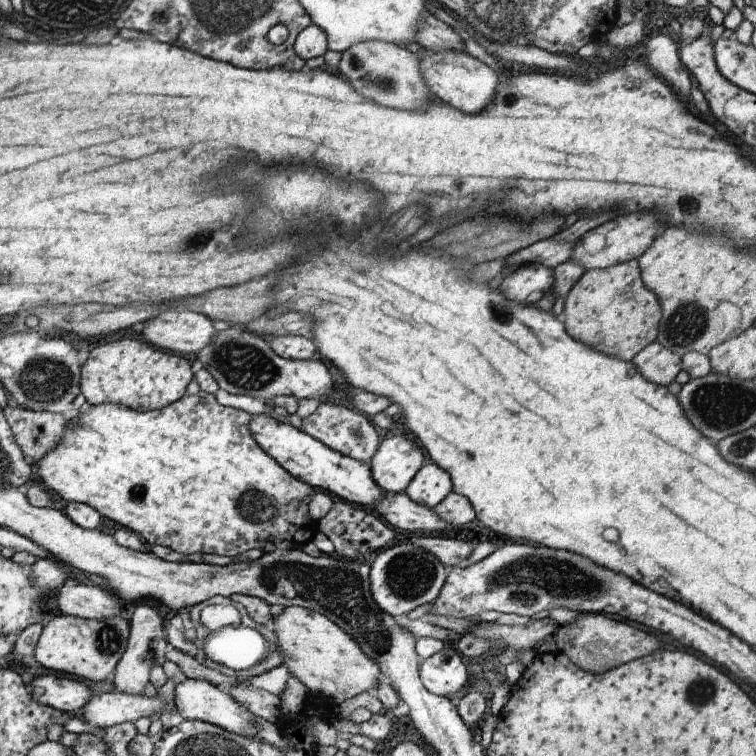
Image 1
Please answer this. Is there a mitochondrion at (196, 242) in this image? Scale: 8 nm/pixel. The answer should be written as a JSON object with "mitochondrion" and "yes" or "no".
{"mitochondrion":"yes"}

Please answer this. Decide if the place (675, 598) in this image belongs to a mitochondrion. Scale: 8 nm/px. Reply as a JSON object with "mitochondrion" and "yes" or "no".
{"mitochondrion":"no"}

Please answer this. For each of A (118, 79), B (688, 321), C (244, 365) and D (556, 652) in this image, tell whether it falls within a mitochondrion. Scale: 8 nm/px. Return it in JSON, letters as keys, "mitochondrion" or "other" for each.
{"A":"other","B":"mitochondrion","C":"mitochondrion","D":"other"}

